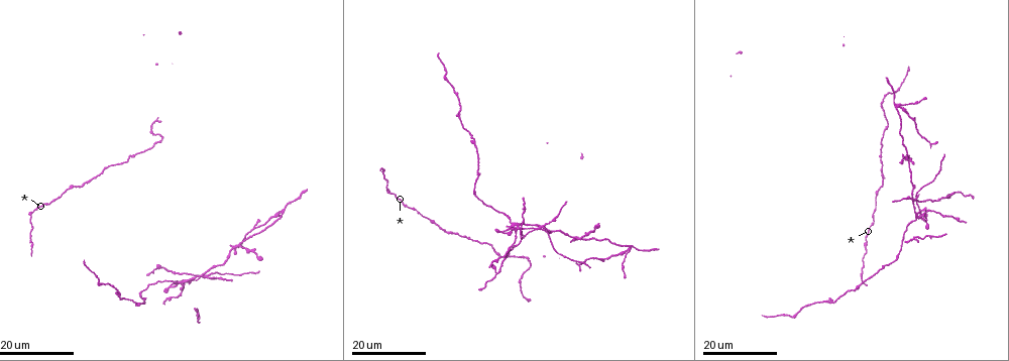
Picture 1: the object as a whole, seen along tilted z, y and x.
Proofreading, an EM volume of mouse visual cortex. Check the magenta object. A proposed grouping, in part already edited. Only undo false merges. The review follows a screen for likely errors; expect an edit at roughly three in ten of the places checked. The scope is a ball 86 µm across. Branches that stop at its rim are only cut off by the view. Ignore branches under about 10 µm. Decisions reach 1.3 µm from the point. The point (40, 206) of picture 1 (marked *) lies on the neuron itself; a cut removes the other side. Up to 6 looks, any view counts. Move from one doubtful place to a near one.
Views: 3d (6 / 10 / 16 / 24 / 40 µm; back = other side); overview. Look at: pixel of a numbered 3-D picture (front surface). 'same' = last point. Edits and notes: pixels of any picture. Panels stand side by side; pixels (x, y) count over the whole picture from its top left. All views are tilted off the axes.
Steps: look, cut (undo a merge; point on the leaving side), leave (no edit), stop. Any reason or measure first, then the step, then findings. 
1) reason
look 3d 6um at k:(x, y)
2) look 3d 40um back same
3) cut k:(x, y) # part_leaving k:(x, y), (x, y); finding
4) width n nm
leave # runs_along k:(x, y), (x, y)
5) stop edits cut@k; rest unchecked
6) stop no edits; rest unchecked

calibre changes
look 3d 24um at 1:(879, 191)

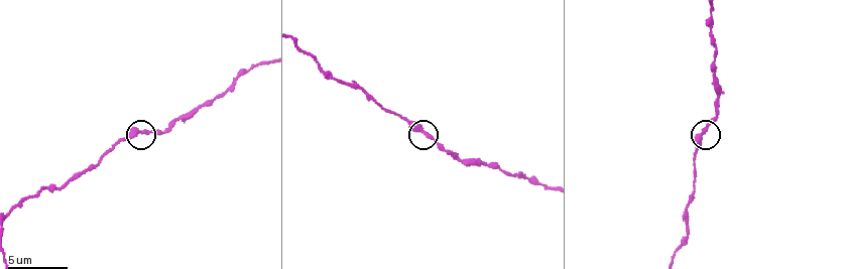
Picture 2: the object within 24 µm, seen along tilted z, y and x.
look 3d 6um at 2:(428, 133)

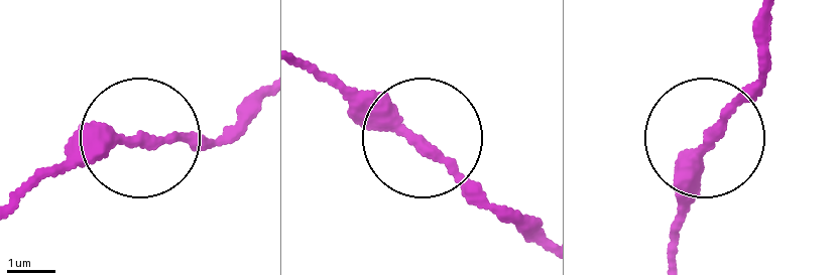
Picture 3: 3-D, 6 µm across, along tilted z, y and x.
look 3d 6um back at 3:(710, 136)

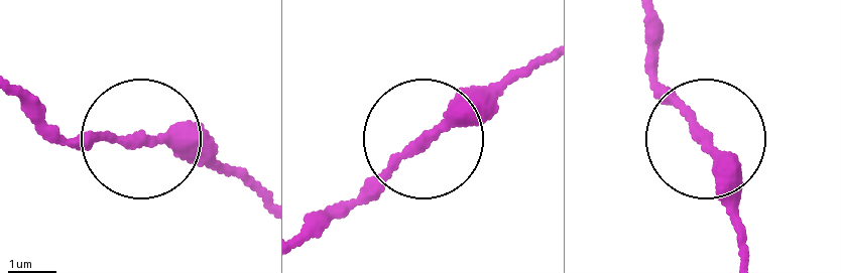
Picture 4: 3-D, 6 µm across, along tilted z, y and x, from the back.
leave # runs_along 4:(743, 256), (730, 183), (649, 70); all the same neuron

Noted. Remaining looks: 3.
thin arm on a thick one
look 3d 24um at 1:(917, 218)

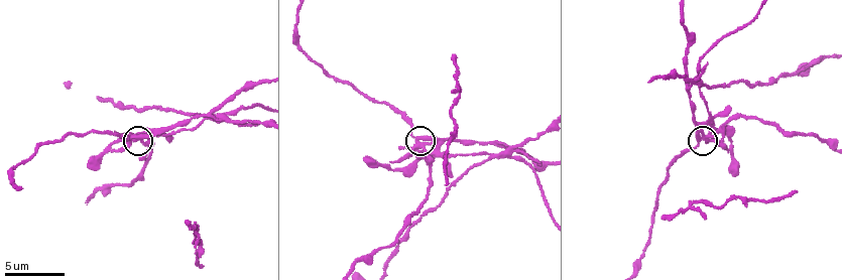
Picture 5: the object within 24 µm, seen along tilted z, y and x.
closer look
look 3d 10um at 5:(423, 150)

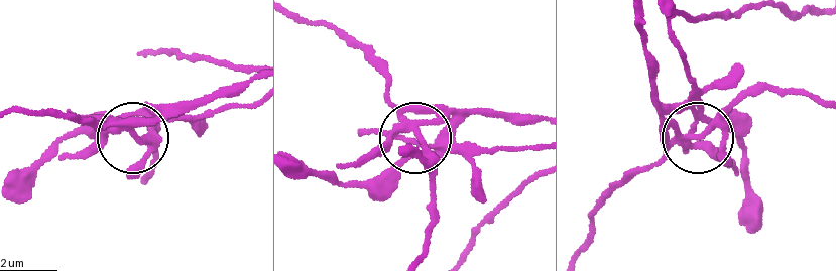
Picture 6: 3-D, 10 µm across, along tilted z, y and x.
width 240 nm
cut 6:(158, 108) # part_leaving 6:(408, 118), (479, 109), (540, 114); two neurons meet here

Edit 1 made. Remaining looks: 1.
stop edits cut@6; rest unchecked

